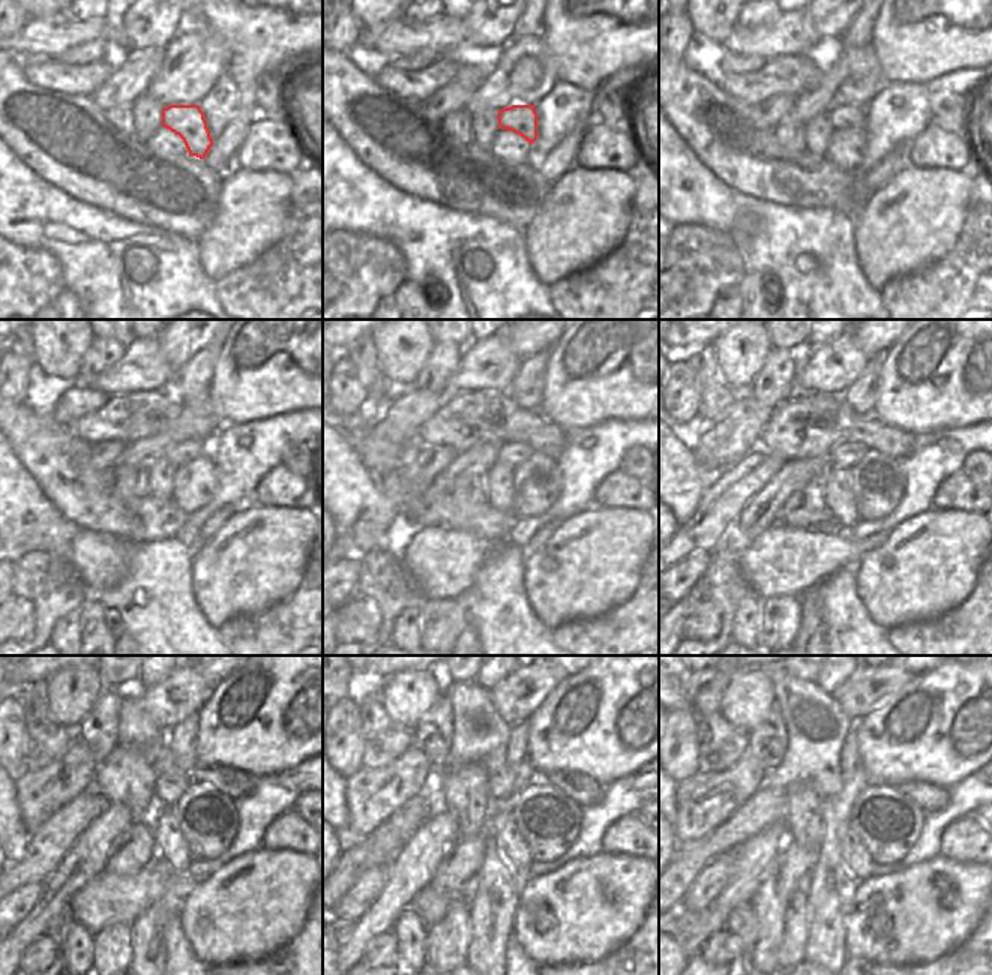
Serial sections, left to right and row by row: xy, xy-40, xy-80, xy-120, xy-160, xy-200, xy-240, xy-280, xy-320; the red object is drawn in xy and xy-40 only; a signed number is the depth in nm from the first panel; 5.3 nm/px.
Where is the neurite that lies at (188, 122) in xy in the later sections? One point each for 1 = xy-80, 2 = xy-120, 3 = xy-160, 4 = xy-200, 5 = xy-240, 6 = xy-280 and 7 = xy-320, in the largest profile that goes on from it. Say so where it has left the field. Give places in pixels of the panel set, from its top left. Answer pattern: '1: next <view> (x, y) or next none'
1: next xy-80 (847, 116)
2: next xy-120 (180, 453)
3: next xy-160 (509, 453)
4: next xy-200 (847, 453)
5: next xy-240 (170, 788)
6: next xy-280 (480, 735)
7: next xy-320 (817, 726)

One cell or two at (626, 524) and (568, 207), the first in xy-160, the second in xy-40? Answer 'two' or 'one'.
one

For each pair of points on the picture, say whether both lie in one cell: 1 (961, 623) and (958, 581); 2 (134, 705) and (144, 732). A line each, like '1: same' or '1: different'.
1: different
2: same

